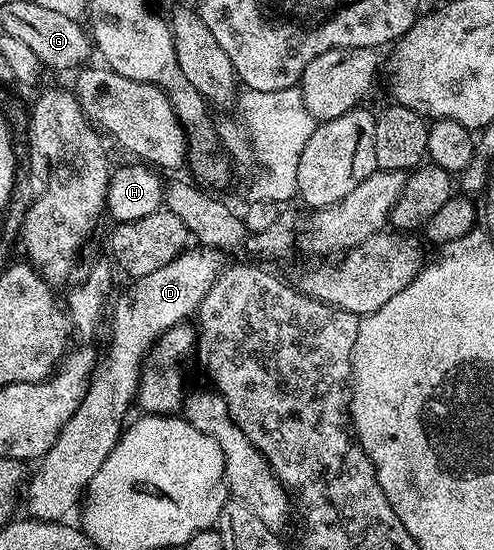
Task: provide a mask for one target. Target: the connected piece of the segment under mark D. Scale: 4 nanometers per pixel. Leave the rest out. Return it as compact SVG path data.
M204 246L197 250L181 251L168 265L131 280L119 297L112 313L108 349L97 360L76 413L62 427L52 449L37 462L38 469L27 482L24 499L26 495L27 514L31 518L50 522L65 520L66 515L77 508L87 484L118 443L124 430L122 420L130 405L135 404L142 364L150 347L163 332L189 320L197 312L214 278L224 270L223 252Z

